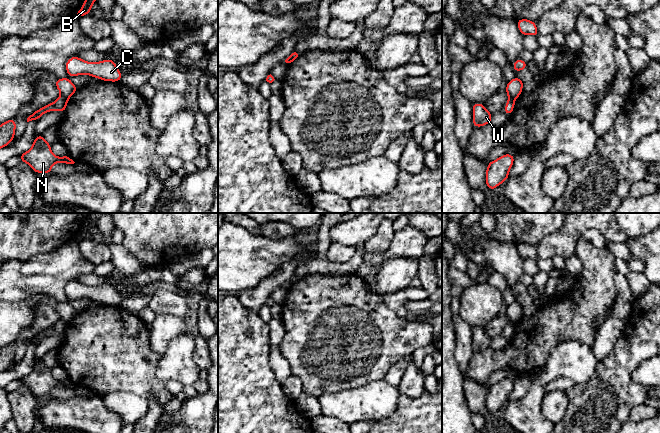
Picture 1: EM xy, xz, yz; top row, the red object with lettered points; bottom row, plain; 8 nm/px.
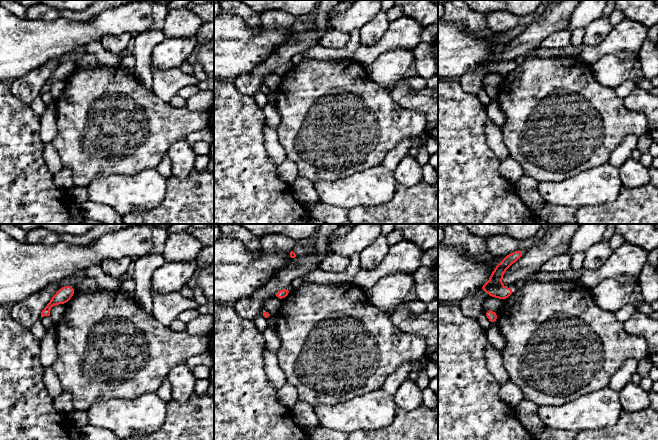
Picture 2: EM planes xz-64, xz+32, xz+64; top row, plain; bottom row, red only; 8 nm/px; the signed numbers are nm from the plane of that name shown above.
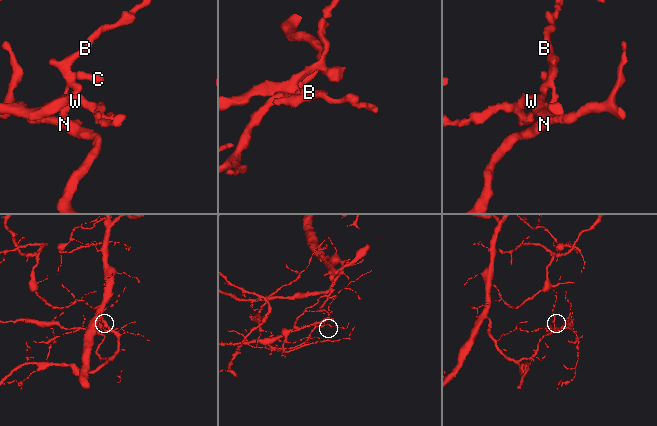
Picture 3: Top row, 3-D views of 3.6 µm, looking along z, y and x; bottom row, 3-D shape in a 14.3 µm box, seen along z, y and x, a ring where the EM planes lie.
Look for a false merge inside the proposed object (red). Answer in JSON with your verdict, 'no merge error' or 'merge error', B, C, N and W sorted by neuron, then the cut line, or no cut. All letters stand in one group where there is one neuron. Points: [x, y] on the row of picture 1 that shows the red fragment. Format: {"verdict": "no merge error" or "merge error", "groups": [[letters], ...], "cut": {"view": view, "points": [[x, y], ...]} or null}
{"verdict": "merge error", "groups": [["B", "C", "N"], ["W"]], "cut": {"view": "xy", "points": [[61, 95], [67, 99]]}}

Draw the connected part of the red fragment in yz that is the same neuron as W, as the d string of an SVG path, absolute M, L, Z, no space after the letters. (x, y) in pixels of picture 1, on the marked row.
M473 103L473 127L482 127L491 123L492 115L484 106L484 104Z

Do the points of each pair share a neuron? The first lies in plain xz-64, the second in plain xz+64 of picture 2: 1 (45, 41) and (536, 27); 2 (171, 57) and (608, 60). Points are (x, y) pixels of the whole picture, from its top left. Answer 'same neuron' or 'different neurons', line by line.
1: different neurons
2: same neuron

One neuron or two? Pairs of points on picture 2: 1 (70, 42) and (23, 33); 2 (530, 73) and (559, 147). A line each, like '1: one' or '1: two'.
1: one
2: one

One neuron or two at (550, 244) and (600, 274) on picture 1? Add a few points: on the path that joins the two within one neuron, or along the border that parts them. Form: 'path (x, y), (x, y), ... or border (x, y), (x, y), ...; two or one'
border (580, 235), (574, 253); two

